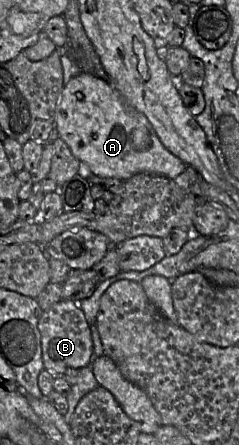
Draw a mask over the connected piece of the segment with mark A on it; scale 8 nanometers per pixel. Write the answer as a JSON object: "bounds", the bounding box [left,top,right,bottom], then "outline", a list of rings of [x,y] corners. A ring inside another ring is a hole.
{"bounds":[54,71,187,180],"outline":[[[82,71],[64,86],[56,108],[54,124],[59,137],[69,146],[82,167],[101,177],[127,180],[138,173],[148,173],[175,178],[187,166],[165,148],[146,116],[131,106],[107,78],[100,78],[90,72]]]}

